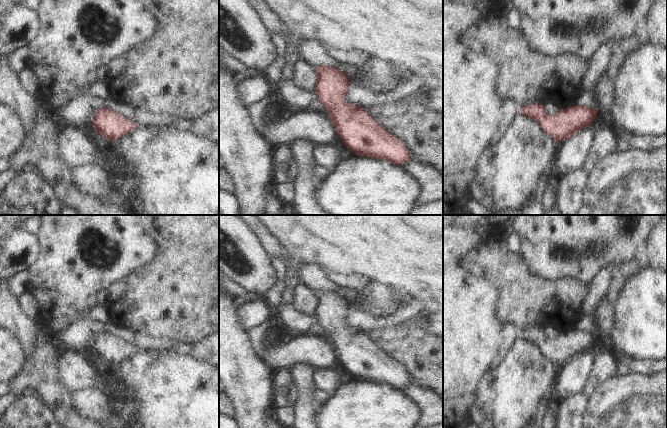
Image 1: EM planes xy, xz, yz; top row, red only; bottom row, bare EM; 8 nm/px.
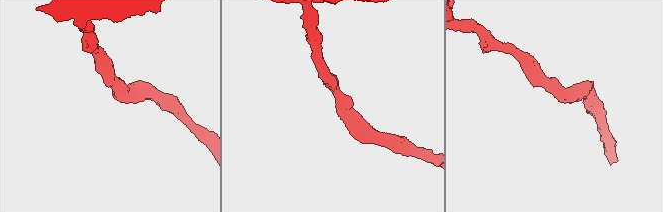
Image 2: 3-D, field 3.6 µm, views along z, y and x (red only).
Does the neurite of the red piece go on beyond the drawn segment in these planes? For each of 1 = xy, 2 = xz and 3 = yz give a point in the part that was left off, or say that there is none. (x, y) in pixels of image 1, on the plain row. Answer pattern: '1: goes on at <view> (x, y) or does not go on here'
1: does not go on here
2: does not go on here
3: does not go on here

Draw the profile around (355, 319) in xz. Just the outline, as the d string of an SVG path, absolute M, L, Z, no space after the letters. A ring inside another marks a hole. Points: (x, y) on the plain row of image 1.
M408 300L407 303L398 308L393 315L390 315L384 319L375 320L368 313L350 309L345 319L345 325L363 332L367 332L375 328L393 327L411 319L415 315L421 313L422 310L423 309L418 301Z

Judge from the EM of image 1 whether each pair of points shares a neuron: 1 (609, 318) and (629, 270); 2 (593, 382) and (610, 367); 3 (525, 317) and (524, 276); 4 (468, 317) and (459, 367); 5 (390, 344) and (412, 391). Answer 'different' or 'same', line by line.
1: same
2: same
3: same
4: same
5: different

